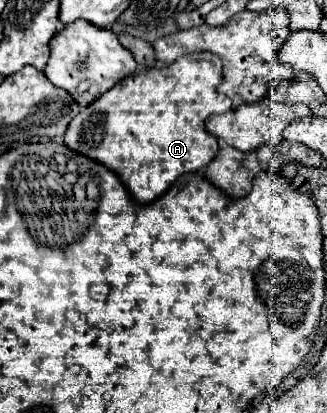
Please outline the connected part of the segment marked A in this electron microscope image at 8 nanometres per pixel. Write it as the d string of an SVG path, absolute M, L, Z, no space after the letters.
M197 52L171 66L149 68L115 84L105 96L81 108L69 124L63 144L119 176L139 204L163 196L173 180L203 170L219 152L219 142L205 132L205 120L231 110L231 100L217 92L221 58Z

